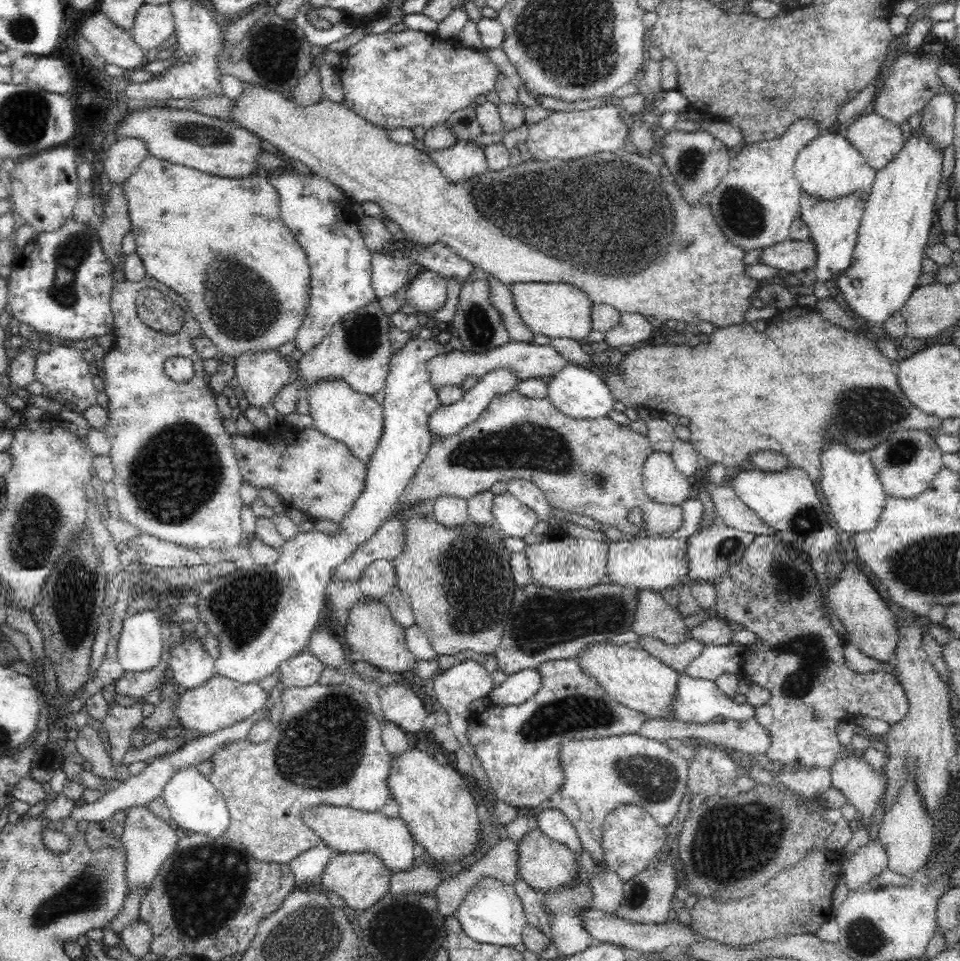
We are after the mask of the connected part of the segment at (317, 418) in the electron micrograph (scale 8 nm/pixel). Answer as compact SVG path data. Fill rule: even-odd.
M342 381L314 383L305 393L305 397L310 402L309 414L313 418L314 427L323 435L346 445L350 449L350 455L360 459L367 468L383 433L383 407L376 403L374 397L358 395Z

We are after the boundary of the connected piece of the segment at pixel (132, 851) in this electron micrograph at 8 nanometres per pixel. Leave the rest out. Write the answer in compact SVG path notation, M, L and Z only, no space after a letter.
M133 806L125 811L127 817L121 834L121 846L124 847L125 896L127 897L140 890L146 894L165 860L168 860L168 857L175 851L179 840L170 825L156 817L147 806Z

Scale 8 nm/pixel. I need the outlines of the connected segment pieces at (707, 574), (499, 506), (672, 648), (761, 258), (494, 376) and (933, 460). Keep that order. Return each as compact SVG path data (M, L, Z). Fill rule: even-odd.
M714 524L708 527L706 531L700 531L698 534L693 534L689 539L686 550L686 563L689 568L687 569L687 582L684 585L694 586L698 583L714 583L736 560L740 560L750 542L754 539L754 535L748 532L740 532L726 526L726 524Z
M501 492L493 500L493 518L502 538L523 539L539 522L532 509L510 492Z
M638 634L638 642L634 642L632 645L666 664L667 667L676 671L678 676L686 675L688 665L694 662L706 648L702 642L692 638L680 645L668 645L659 638L641 634Z
M789 238L784 242L763 248L757 257L757 264L771 266L776 272L794 273L806 268L813 268L816 261L814 245L808 241L792 241Z
M496 369L485 374L477 380L477 384L470 391L465 392L459 401L454 404L441 405L428 416L428 431L433 440L442 440L457 435L466 425L472 424L483 410L486 410L490 401L497 395L514 391L518 379L514 379L514 373L510 369Z
M898 431L870 451L870 460L886 496L913 499L921 495L943 467L942 451L926 431Z

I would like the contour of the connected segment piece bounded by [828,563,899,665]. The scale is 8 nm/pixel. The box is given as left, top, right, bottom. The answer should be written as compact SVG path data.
M849 563L842 570L840 580L830 585L828 594L829 603L846 629L846 641L880 664L893 665L899 640L897 629L894 626L894 614L869 584L869 580L856 563Z

